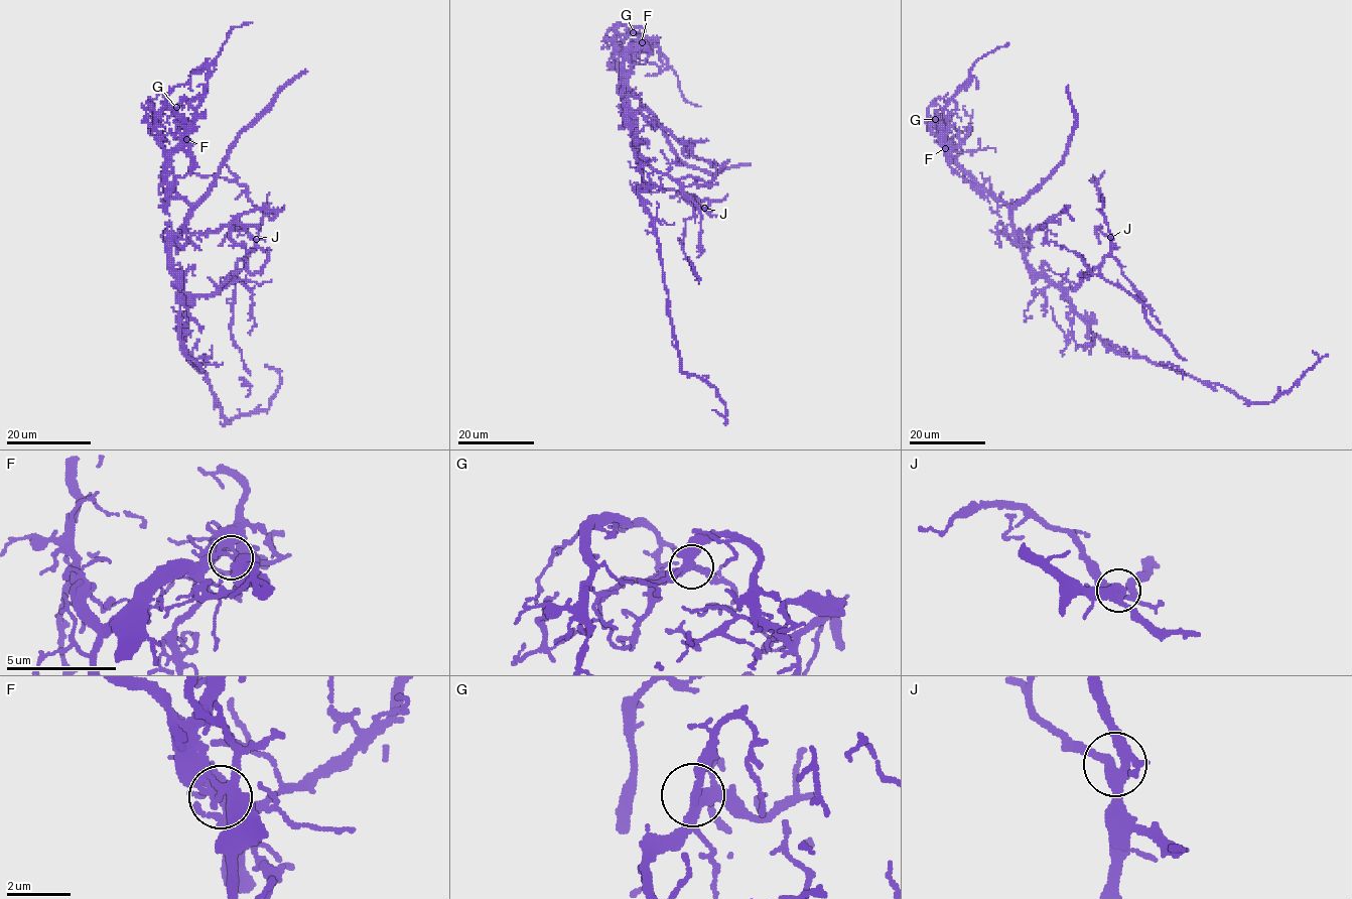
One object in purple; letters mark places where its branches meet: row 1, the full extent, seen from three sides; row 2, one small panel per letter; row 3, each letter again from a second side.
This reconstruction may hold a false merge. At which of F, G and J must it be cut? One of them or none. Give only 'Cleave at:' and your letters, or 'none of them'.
Cleave at: F

